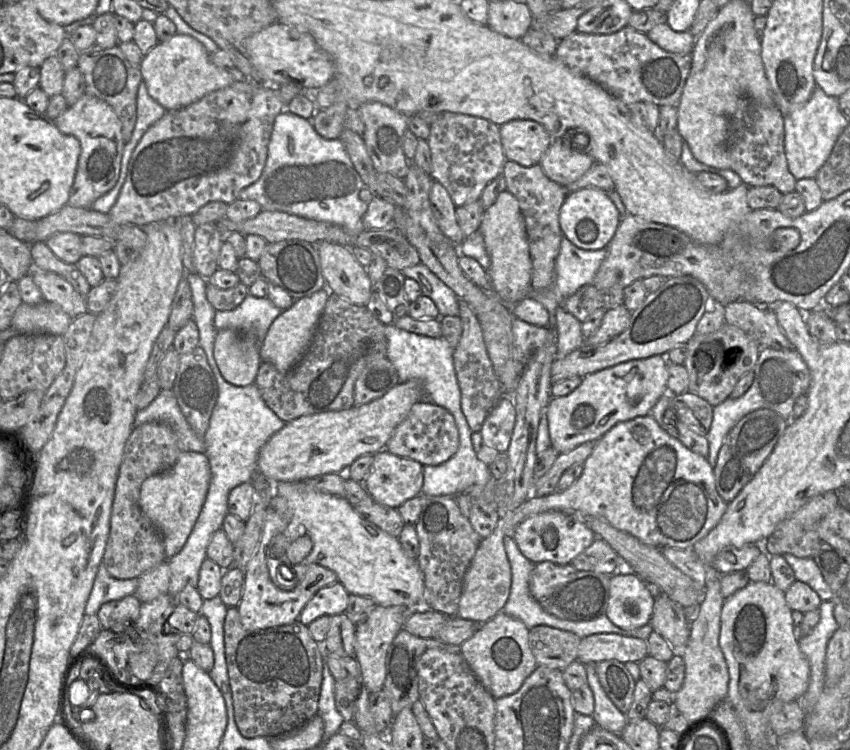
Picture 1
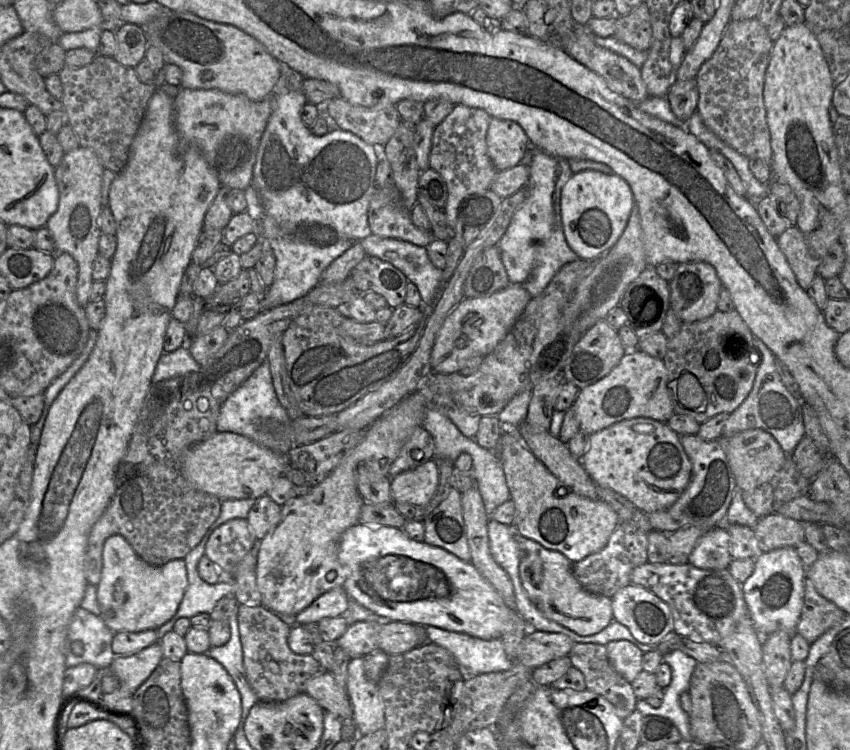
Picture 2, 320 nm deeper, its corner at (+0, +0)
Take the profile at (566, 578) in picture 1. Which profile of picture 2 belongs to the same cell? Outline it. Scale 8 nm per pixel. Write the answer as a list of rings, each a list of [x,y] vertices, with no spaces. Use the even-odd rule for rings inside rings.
[[[646,562],[632,571],[630,581],[663,600],[673,616],[673,631],[696,642],[717,644],[732,633],[739,621],[750,618],[742,583],[728,569],[700,569],[688,562],[681,565]]]

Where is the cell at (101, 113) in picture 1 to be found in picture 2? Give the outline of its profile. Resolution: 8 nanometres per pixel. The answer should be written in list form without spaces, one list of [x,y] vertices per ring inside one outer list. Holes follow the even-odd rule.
[[[81,147],[64,153],[59,165],[55,167],[54,176],[59,190],[57,210],[50,216],[46,227],[55,242],[55,253],[70,254],[78,265],[76,297],[78,303],[85,307],[89,303],[89,293],[93,283],[93,263],[98,255],[100,229],[101,187],[104,167],[96,154],[89,148]]]

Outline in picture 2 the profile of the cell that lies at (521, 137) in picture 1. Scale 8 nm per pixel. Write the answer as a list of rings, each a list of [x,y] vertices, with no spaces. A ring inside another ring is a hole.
[[[491,118],[486,134],[487,152],[497,171],[512,168],[531,150],[523,128],[513,120]]]

